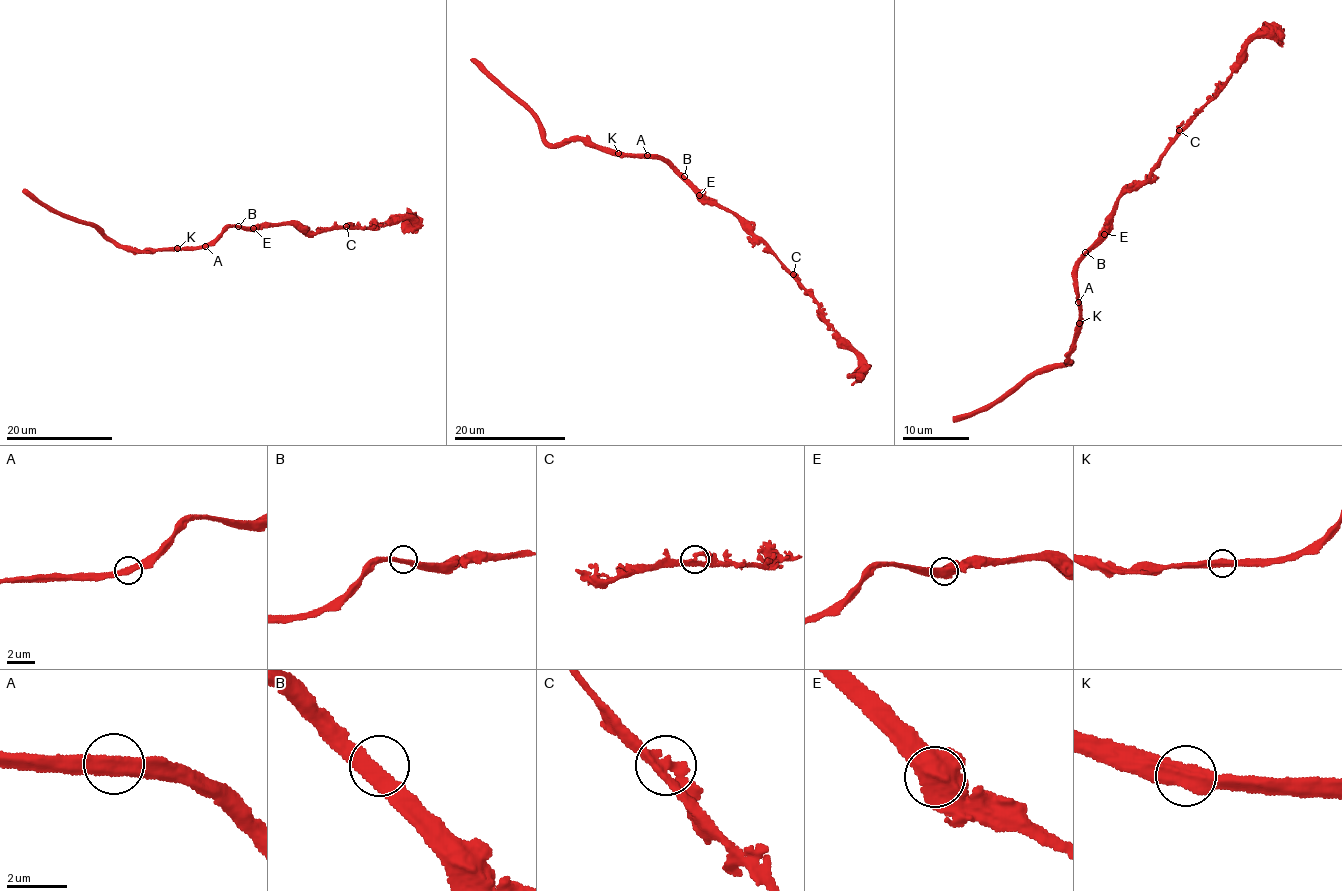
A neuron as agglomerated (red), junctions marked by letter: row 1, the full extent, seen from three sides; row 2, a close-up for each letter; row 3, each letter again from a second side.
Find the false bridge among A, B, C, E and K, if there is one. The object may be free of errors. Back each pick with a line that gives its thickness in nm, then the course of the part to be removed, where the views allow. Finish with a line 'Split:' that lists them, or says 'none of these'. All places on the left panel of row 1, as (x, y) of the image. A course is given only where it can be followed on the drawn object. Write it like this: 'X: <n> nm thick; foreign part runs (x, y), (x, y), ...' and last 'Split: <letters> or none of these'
Split: none of these

